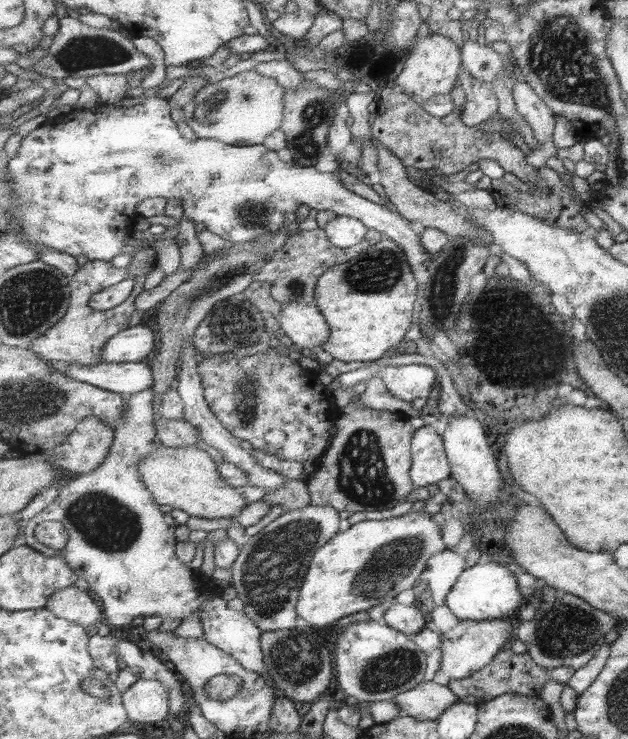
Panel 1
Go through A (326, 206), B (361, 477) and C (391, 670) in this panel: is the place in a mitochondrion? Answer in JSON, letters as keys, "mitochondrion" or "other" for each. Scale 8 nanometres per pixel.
{"A":"other","B":"mitochondrion","C":"mitochondrion"}

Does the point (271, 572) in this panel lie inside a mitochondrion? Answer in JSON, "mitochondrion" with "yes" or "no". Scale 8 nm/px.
{"mitochondrion":"yes"}

